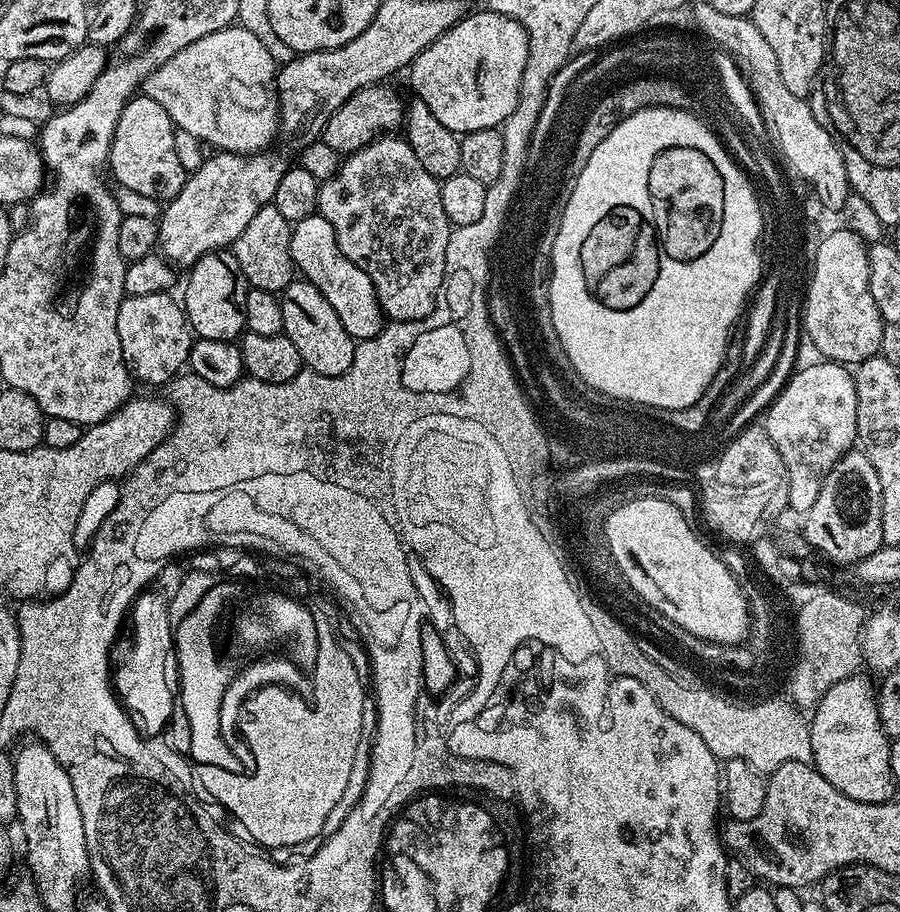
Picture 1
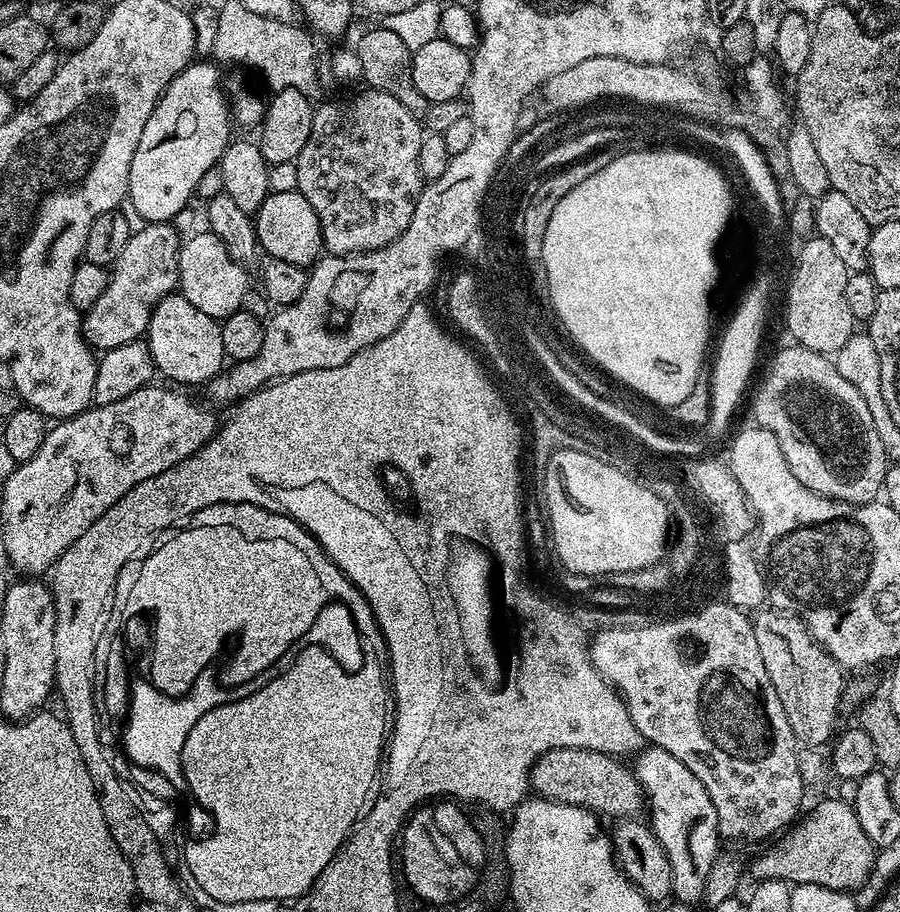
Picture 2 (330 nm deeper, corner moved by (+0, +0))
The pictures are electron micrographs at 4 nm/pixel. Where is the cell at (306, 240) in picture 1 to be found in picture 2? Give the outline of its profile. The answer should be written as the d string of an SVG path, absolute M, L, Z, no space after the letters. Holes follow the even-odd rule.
M298 190L295 192L269 191L262 206L254 214L254 223L256 225L256 243L267 255L282 258L282 262L294 262L294 266L303 269L307 269L320 259L324 248L320 219L318 214L314 214L314 206L310 206L310 202L306 202L306 198Z

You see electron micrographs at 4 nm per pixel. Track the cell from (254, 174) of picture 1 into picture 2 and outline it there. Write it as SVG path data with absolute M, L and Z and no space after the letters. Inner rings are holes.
M168 222L163 224L145 223L143 228L133 231L122 254L118 254L115 264L111 265L108 273L108 285L106 290L102 290L102 298L98 298L98 302L94 302L94 306L90 306L82 316L84 338L93 349L117 348L131 340L141 339L147 333L148 322L152 317L153 310L158 306L158 302L177 291L180 275L176 267L180 257L182 236L179 236L172 227L173 225Z

